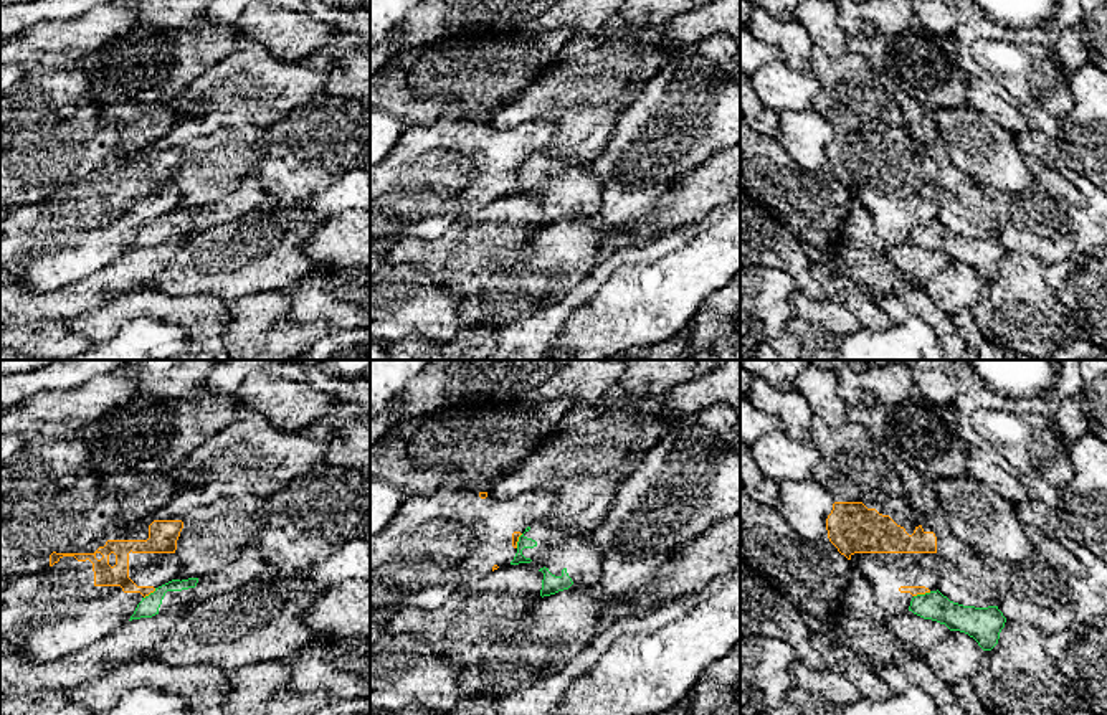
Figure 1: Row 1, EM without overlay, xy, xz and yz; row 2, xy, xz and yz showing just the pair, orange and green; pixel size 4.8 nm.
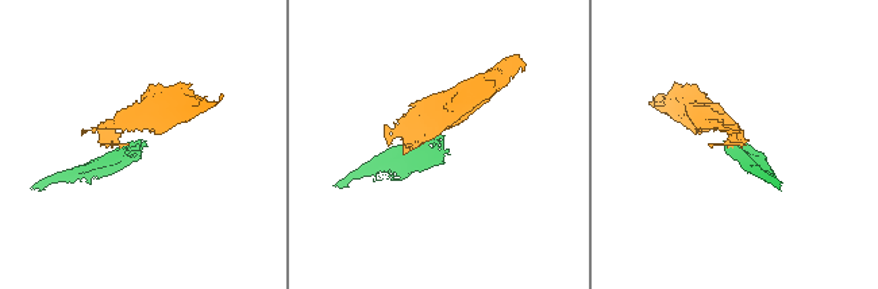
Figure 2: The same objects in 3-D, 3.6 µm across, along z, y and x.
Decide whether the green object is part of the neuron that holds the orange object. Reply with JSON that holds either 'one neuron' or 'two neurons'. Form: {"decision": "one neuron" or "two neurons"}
{"decision": "two neurons"}

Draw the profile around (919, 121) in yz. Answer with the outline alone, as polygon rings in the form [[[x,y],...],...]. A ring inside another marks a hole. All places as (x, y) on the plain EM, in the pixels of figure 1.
[[[894,84],[894,97],[915,147],[922,149],[924,162],[932,162],[927,147],[938,139],[934,112],[907,96]]]

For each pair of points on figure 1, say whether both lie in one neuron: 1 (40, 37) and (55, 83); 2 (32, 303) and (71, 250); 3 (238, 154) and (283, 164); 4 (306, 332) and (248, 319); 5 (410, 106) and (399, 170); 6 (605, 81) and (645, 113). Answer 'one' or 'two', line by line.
1: two
2: two
3: two
4: one
5: two
6: two

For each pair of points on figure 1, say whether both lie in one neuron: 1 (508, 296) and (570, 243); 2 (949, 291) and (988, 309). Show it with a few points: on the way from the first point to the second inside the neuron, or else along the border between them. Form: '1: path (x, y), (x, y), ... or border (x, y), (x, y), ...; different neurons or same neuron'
1: path (522, 288), (555, 258); same neuron
2: border (982, 293), (970, 307); different neurons

